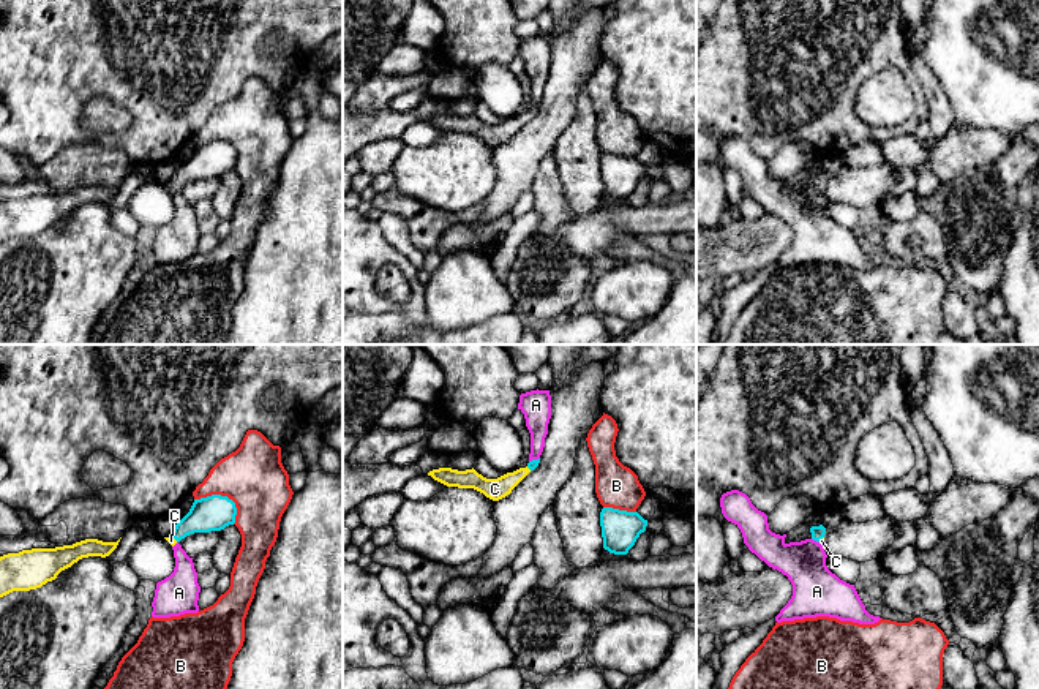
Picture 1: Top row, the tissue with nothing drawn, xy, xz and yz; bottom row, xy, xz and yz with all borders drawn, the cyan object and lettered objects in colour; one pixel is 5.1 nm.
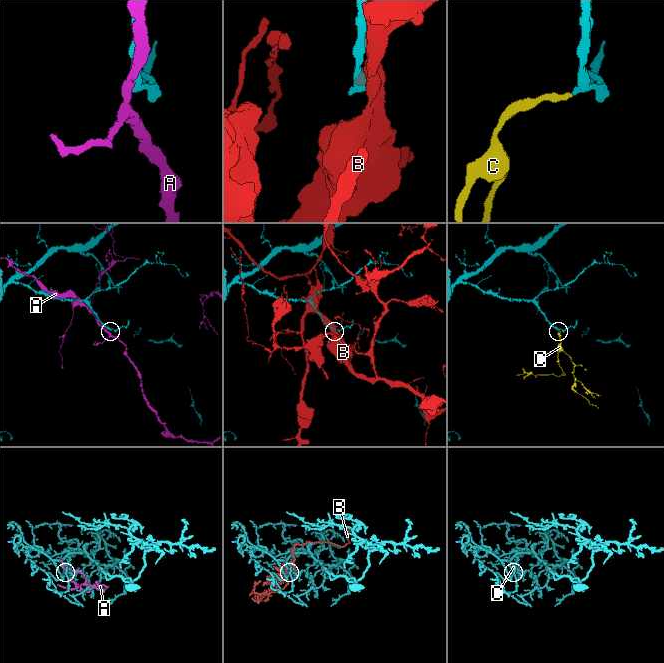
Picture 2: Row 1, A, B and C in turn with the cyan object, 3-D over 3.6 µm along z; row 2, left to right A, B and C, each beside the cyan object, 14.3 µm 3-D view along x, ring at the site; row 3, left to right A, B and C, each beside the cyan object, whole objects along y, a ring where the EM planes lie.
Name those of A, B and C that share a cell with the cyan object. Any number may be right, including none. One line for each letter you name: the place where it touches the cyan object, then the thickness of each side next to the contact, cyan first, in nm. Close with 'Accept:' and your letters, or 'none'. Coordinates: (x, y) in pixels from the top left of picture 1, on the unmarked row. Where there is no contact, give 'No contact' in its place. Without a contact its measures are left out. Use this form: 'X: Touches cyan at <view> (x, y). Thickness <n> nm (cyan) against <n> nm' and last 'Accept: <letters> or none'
C: Touches cyan at xy (176, 185). Thickness 180 nm (cyan) against 40 nm
Accept: C

